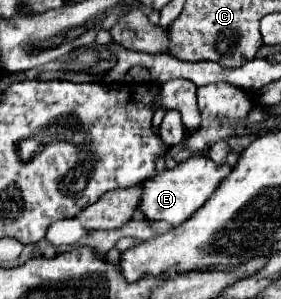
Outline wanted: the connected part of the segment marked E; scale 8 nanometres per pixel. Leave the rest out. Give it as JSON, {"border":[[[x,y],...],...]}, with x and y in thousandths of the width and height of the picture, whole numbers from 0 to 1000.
{"border":[[[687,518],[637,545],[616,565],[587,565],[502,612],[502,659],[495,659],[495,706],[523,739],[594,739],[609,753],[637,753],[665,739],[772,632],[779,605],[815,585],[815,552],[758,545],[744,525]]]}

